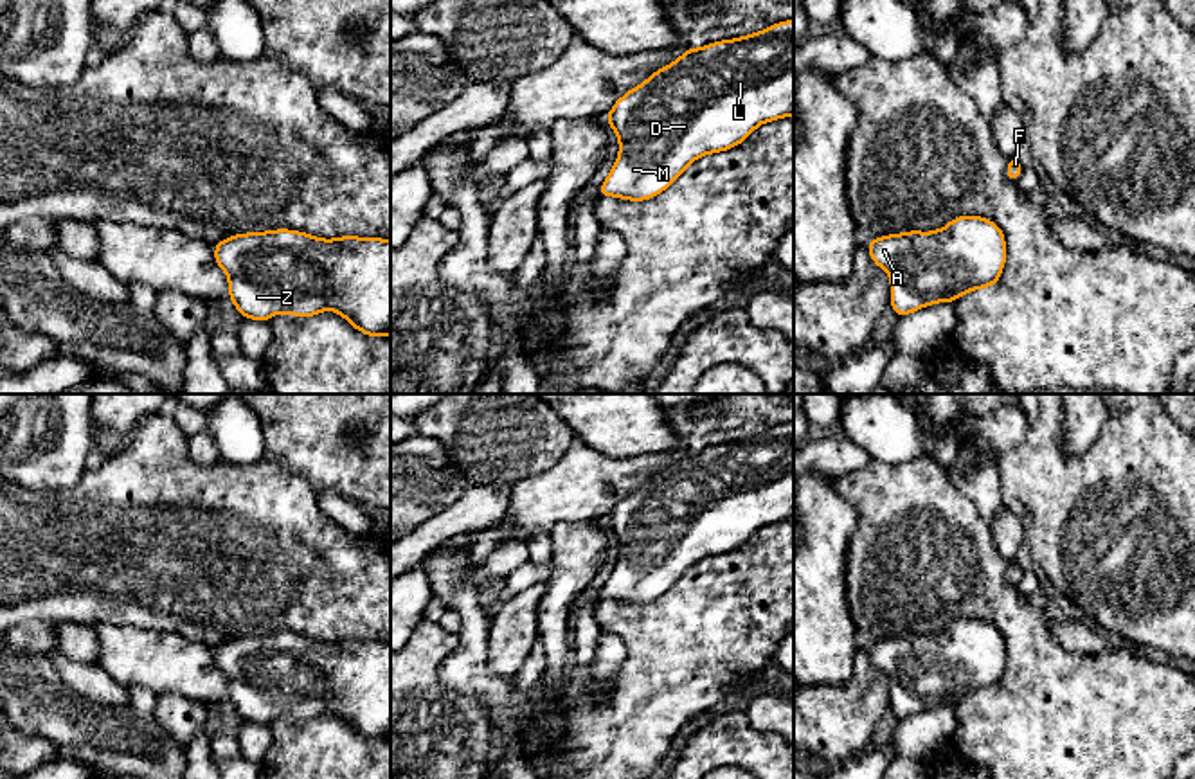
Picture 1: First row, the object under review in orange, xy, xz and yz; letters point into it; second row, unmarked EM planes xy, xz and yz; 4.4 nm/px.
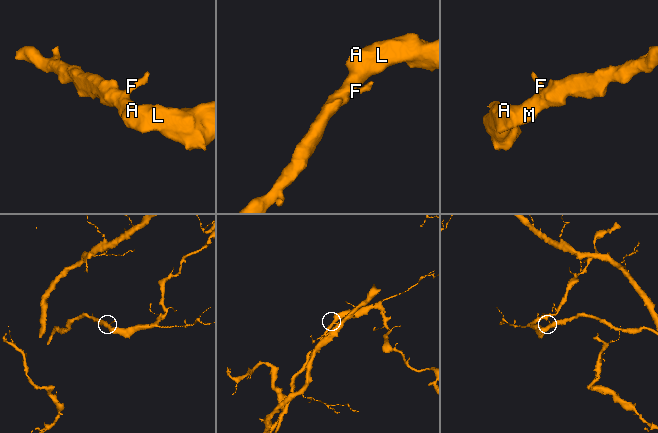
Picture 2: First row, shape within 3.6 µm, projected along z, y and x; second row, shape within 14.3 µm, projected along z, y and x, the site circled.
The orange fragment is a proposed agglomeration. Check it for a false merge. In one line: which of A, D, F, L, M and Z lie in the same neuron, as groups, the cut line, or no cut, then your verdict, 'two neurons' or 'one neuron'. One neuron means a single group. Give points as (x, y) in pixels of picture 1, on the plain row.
A D F L M Z; no cut; one neuron

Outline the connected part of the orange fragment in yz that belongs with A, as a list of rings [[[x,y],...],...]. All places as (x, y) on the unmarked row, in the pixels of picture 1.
[[[957,619],[934,635],[889,637],[866,648],[873,666],[889,676],[898,720],[993,689],[1006,664],[1002,633],[979,619]]]

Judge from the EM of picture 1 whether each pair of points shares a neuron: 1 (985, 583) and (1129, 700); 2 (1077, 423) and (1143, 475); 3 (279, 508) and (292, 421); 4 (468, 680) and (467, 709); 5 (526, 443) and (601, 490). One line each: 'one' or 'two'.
1: one
2: two
3: two
4: two
5: two

